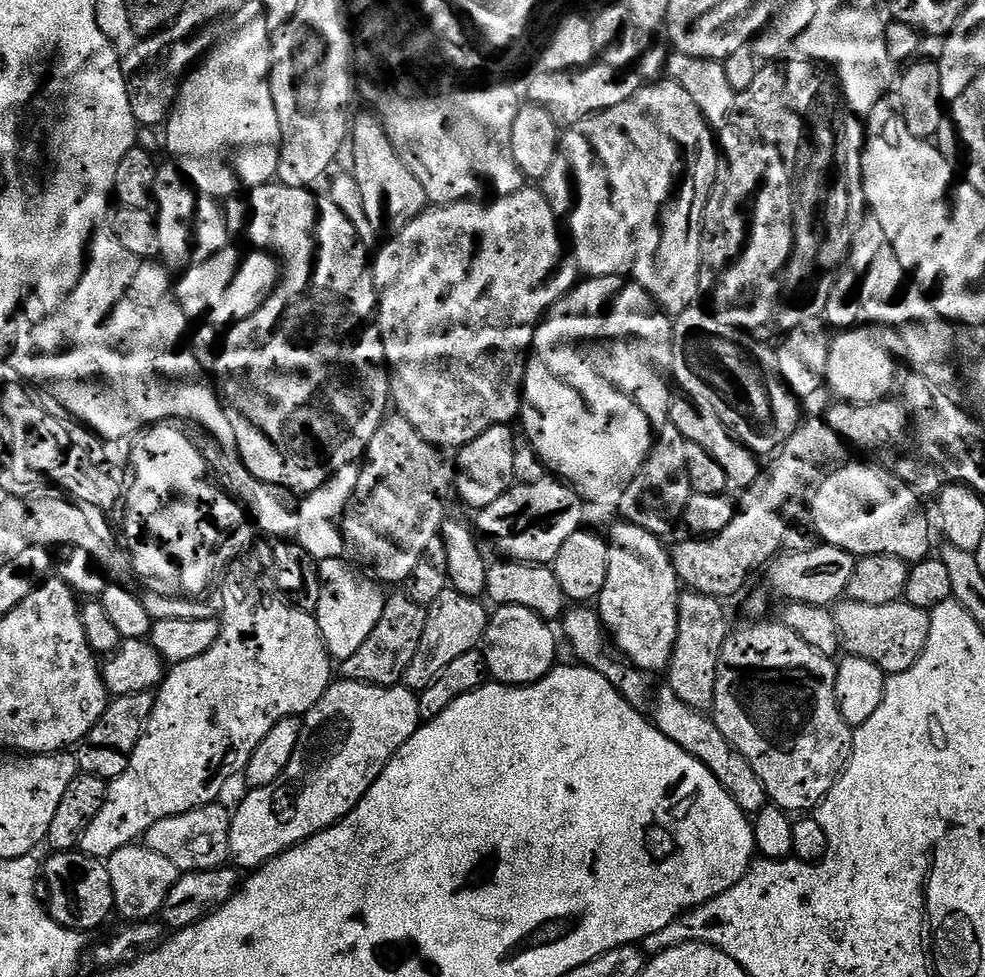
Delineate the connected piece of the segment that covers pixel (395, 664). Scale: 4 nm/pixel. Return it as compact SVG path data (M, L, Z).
M396 590L387 597L382 610L382 618L378 618L378 626L362 642L358 654L339 661L338 672L343 679L354 682L377 684L383 688L399 685L403 681L410 662L414 662L414 654L418 650L418 642L422 642L422 630L426 630L428 609L425 605L414 602L407 591Z

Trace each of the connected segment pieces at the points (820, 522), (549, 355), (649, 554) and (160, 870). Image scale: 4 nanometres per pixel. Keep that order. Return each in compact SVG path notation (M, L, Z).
M844 464L841 468L835 468L831 469L833 472L828 477L825 475L815 485L810 496L810 508L812 504L810 524L816 529L823 543L846 550L857 558L890 554L909 562L929 559L932 532L928 529L928 516L920 505L923 504L921 497L916 495L910 485L905 484L895 471L887 472L876 464Z
M597 276L577 283L571 292L566 293L553 308L548 309L544 319L536 325L535 329L532 351L528 353L528 365L524 371L524 398L518 417L519 423L524 423L523 439L532 443L538 458L542 458L545 469L553 477L563 480L565 484L571 484L581 500L589 505L601 504L604 508L610 507L611 504L612 507L619 506L622 502L622 494L626 494L626 486L634 482L638 470L646 462L658 429L668 423L668 407L674 395L674 388L670 383L672 320L663 308L657 306L652 295L642 290L642 286L625 280L623 276Z
M619 523L614 525L612 533L607 533L606 536L610 570L606 570L606 586L602 586L598 597L600 621L604 623L604 630L617 653L629 664L649 674L663 673L674 654L674 642L678 638L678 602L682 585L676 577L669 549L661 537L650 534L650 530L642 530L642 526Z
M140 842L130 843L122 850L114 850L114 854L107 857L106 863L110 886L114 886L115 911L121 912L128 922L148 922L159 917L164 911L167 895L174 890L182 875L174 862L162 858L162 854L154 854L154 850Z

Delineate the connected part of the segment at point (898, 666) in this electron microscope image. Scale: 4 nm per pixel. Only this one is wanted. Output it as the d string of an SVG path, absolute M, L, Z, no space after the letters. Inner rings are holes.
M844 598L832 608L834 623L838 625L840 647L847 655L866 658L866 662L874 662L888 676L897 676L914 662L926 650L926 642L930 638L929 609L910 606L904 600L890 602L886 606L866 606L866 602L854 602Z

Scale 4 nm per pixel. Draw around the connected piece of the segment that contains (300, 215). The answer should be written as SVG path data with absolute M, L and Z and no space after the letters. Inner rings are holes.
M279 182L260 184L251 189L252 204L248 200L232 198L227 201L226 215L228 230L232 234L241 232L252 243L251 247L263 250L278 258L280 266L280 283L275 290L250 314L250 318L242 318L237 324L231 325L223 333L220 357L216 363L214 384L218 389L218 395L224 401L226 418L230 418L230 426L234 426L234 438L238 442L238 454L254 474L262 482L270 486L285 488L293 494L307 494L318 490L333 476L342 466L357 463L368 451L370 438L378 434L378 426L386 419L386 413L390 408L390 373L388 359L384 353L384 343L380 340L380 325L378 323L378 297L376 295L376 279L372 276L370 263L370 250L358 238L350 218L334 206L334 202L327 195L315 196L312 188L295 188Z

